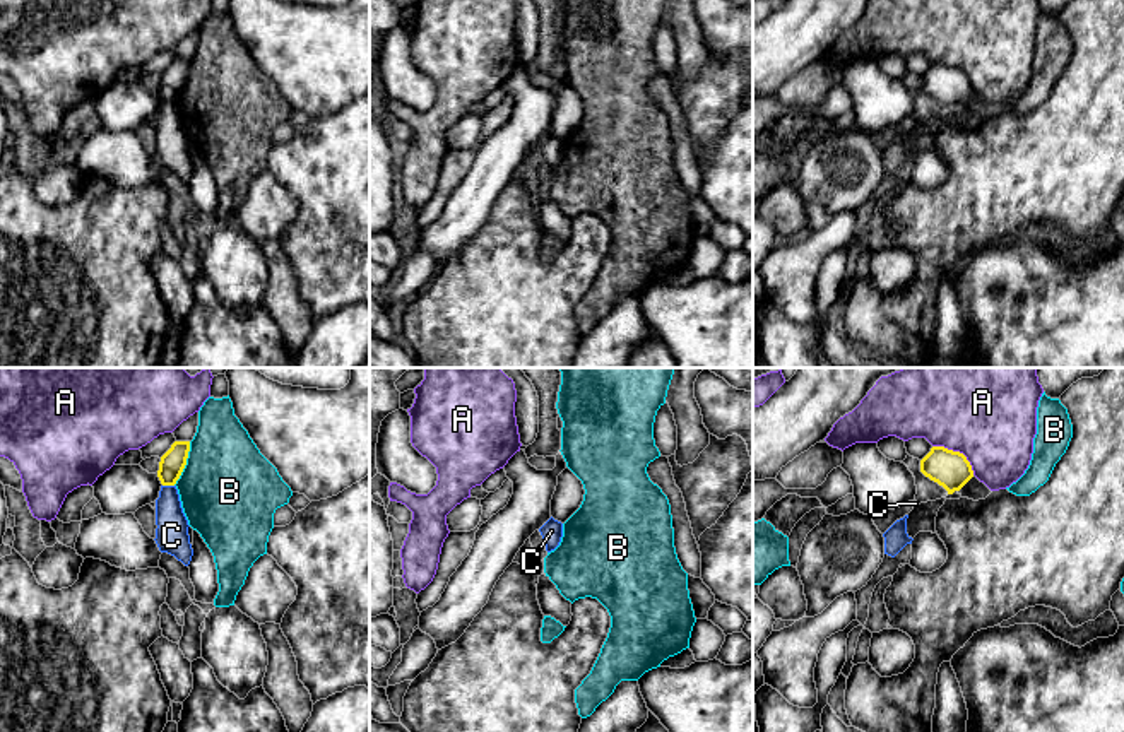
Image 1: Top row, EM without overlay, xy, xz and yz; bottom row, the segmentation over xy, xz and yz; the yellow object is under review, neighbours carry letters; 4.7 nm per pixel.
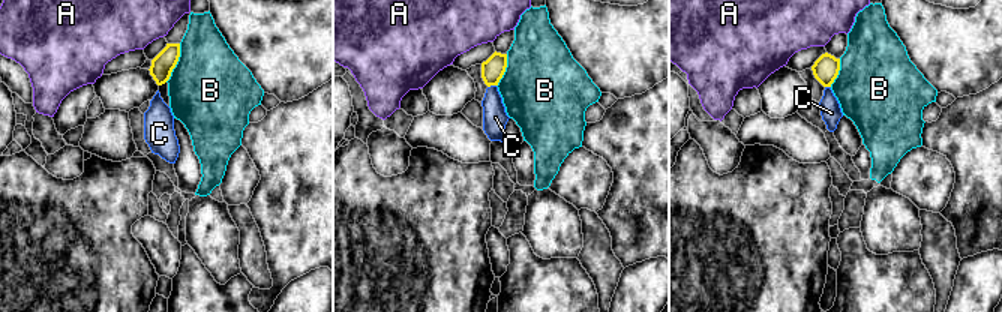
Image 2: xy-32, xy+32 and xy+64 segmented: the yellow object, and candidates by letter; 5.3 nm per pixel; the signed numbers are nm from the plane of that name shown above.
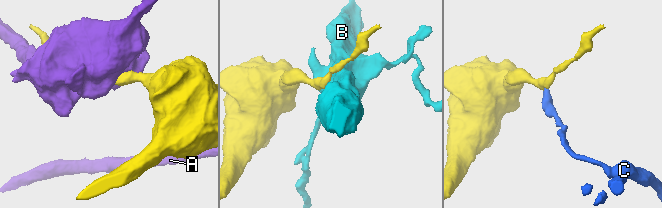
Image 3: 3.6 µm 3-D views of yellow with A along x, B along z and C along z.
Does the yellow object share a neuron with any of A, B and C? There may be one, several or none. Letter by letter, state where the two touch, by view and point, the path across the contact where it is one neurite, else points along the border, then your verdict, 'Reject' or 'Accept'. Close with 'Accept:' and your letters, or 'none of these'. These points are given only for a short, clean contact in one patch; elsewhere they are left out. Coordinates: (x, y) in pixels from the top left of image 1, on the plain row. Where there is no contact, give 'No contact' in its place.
A: Touches yellow at yz (958, 69). Reject
B: Touches yellow at xy (185, 81). Reject
C: Touches yellow at xy (168, 101). Reject
Accept: none of these

